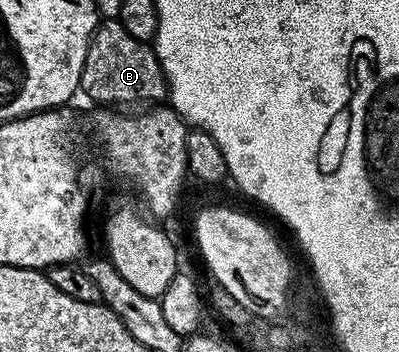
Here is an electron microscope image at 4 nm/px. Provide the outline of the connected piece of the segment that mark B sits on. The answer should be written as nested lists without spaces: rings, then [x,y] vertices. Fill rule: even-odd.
[[[105,19],[98,24],[93,36],[89,38],[81,72],[80,92],[86,93],[91,100],[98,101],[101,107],[125,107],[121,105],[128,101],[164,102],[167,86],[154,46],[135,39],[135,35],[127,35],[120,21]]]

